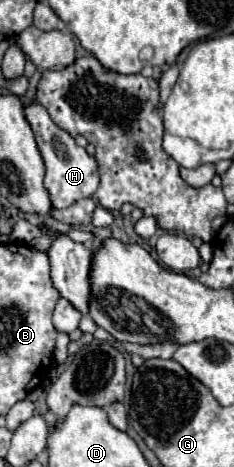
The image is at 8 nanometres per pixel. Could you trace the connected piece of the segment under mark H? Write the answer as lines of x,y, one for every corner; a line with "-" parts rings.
32,103
24,109
26,113
26,119
34,131
34,137
36,137
36,145
38,145
38,151
44,159
44,165
46,165
46,175
44,175
44,187
48,189
50,197
52,197
52,205
56,209
64,209
64,207
70,207
74,201
78,199
84,199
84,197
92,197
94,191
98,189
98,163
92,155
88,155
88,151
84,147
78,147
74,143
74,139
70,137
70,133
66,133
64,129
56,127
48,115
48,111
38,105
38,103

